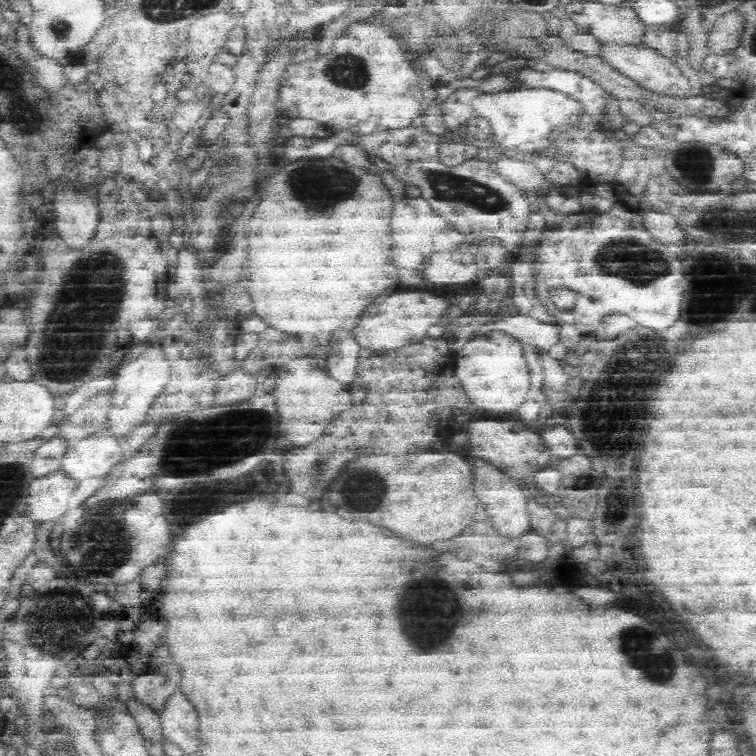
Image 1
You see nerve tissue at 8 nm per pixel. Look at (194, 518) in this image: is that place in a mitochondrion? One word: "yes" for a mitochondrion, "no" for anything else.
no

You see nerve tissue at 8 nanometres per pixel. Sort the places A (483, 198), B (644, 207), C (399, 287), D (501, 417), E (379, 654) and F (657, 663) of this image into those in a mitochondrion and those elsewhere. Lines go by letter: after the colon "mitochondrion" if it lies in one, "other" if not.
A: mitochondrion
B: other
C: other
D: other
E: other
F: mitochondrion

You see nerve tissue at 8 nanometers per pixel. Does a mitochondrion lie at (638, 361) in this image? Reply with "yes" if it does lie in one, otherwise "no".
yes

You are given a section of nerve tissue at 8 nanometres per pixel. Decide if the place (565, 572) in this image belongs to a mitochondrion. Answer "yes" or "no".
no

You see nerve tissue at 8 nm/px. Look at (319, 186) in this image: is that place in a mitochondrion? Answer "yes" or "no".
yes

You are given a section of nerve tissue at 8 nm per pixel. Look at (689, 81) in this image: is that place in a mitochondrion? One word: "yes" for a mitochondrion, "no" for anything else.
no

